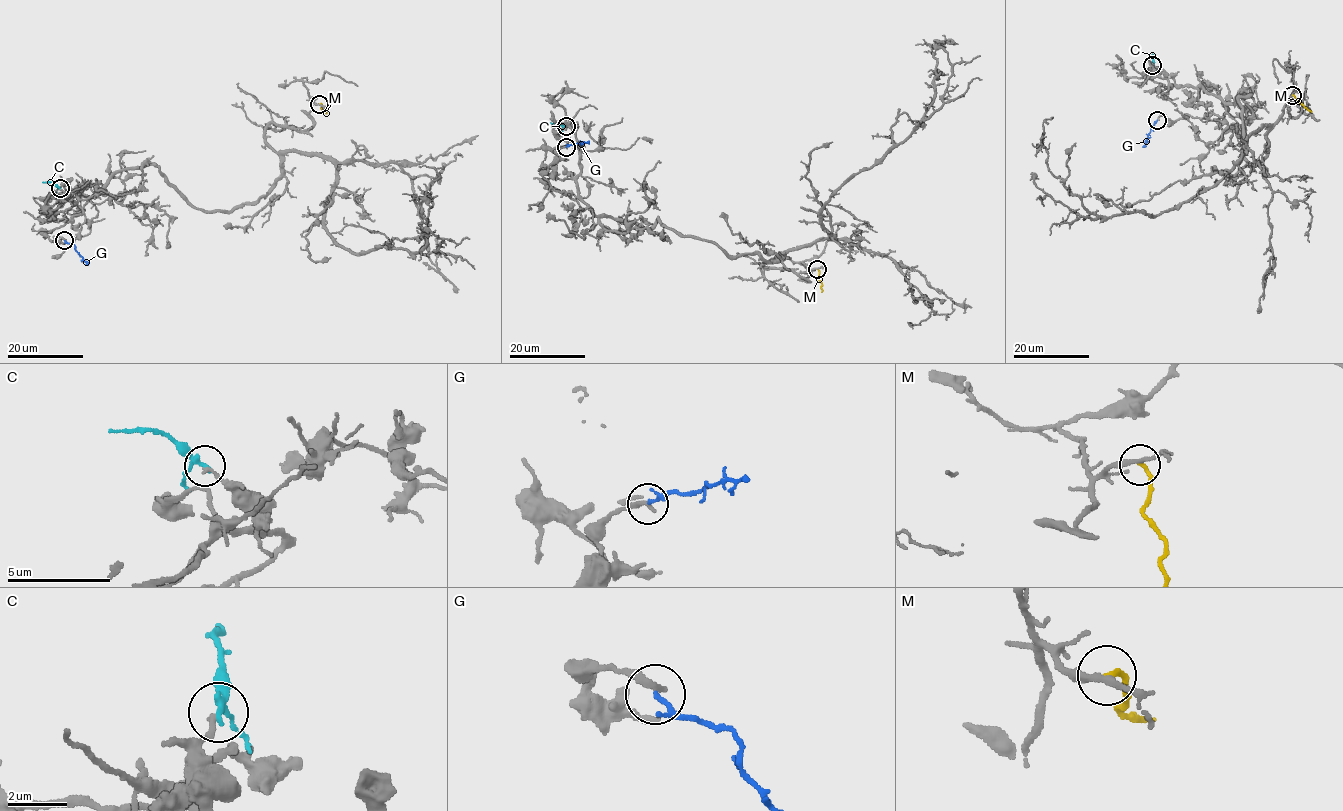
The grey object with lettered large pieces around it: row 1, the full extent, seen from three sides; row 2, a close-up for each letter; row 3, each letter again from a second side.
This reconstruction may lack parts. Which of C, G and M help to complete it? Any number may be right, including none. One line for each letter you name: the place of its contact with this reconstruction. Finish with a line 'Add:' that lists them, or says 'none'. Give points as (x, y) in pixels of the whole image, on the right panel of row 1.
Add: none

